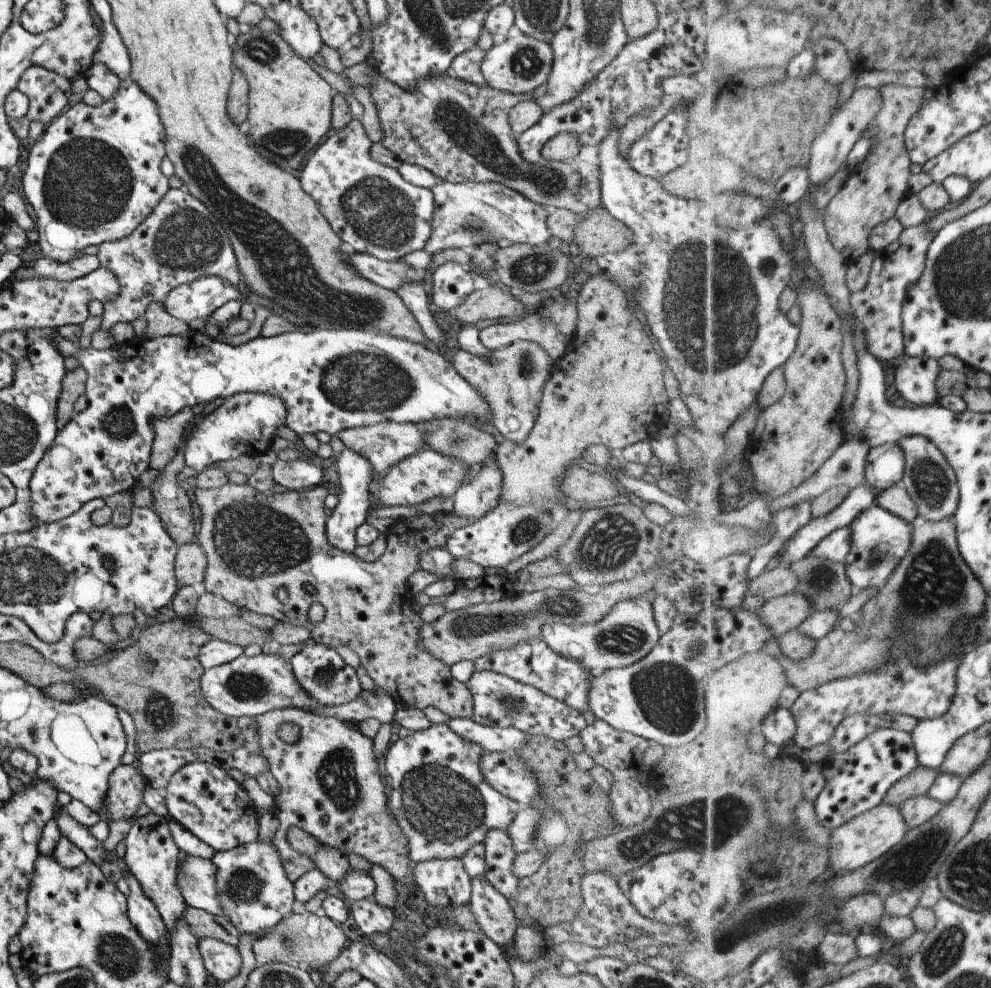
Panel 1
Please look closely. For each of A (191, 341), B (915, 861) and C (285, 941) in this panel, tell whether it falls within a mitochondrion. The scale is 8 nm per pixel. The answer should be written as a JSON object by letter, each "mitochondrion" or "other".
{"A":"other","B":"mitochondrion","C":"mitochondrion"}

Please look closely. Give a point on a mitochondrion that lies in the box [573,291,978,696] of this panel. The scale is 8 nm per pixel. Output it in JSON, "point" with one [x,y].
{"point":[933,584]}

